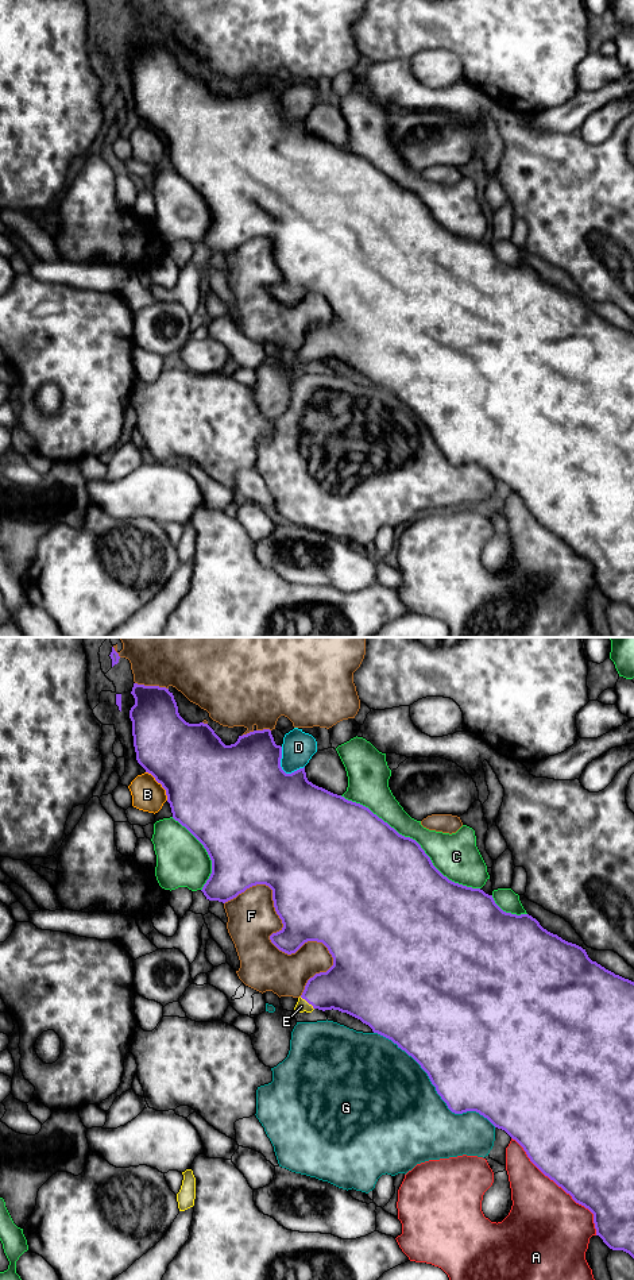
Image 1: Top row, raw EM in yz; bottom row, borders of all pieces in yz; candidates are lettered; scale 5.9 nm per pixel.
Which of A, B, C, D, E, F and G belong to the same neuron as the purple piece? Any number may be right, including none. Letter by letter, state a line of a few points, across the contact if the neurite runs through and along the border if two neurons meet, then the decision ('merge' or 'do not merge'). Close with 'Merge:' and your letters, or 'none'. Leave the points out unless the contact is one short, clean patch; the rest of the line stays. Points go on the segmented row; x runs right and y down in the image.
A: do not merge
B: do not merge
C: do not merge
D: do not merge
E: line yz (346, 986), (321, 991), (308, 1002), (301, 1006); merge
F: do not merge
G: do not merge
Merge: E

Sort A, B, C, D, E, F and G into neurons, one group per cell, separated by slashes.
A / B / C / D / E / F / G

